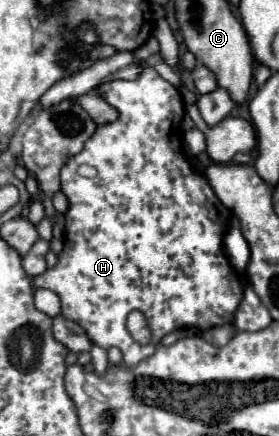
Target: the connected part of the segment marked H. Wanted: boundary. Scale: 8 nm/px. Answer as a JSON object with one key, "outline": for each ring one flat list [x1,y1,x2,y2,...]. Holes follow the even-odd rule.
{"outline":[[144,66,144,70,140,72,140,78,136,80,128,80,128,82,120,82,120,80,112,80,112,82,104,82,100,86,96,86,96,94,108,102,112,108,118,110,118,118,114,122,106,122,106,124,98,124,96,132,92,134,92,138,88,138,88,142,84,144,84,150,72,158,68,158,68,162,62,168,62,192,66,194,70,208,64,214,66,218,66,234,64,234,64,248,58,254,58,264,54,268,48,268,44,274,36,276,32,282,36,288,48,288,52,292,56,292,60,296,62,302,62,316,66,320,72,320,76,324,80,324,84,328,84,332,88,334,88,338,104,348,110,350,112,346,118,348,124,356,124,364,128,368,136,368,144,358,152,356,156,350,156,344,172,330,176,328,184,328,184,326,196,326,200,328,202,322,214,322,214,326,220,326,228,320,234,318,238,304,244,298,244,290,240,284,240,278,236,274,236,270,232,268,226,250,224,250,224,234,230,222,230,212,222,206,222,202,216,198,212,186,208,186,208,180,204,178,204,174,196,172,182,150,182,116,184,116,184,100,182,94,178,92,178,88,174,88,170,82,166,82,152,66],[132,310,140,310,146,320,148,326,152,330,152,342,142,346,138,342,132,340,132,336,126,330,126,316]]}

